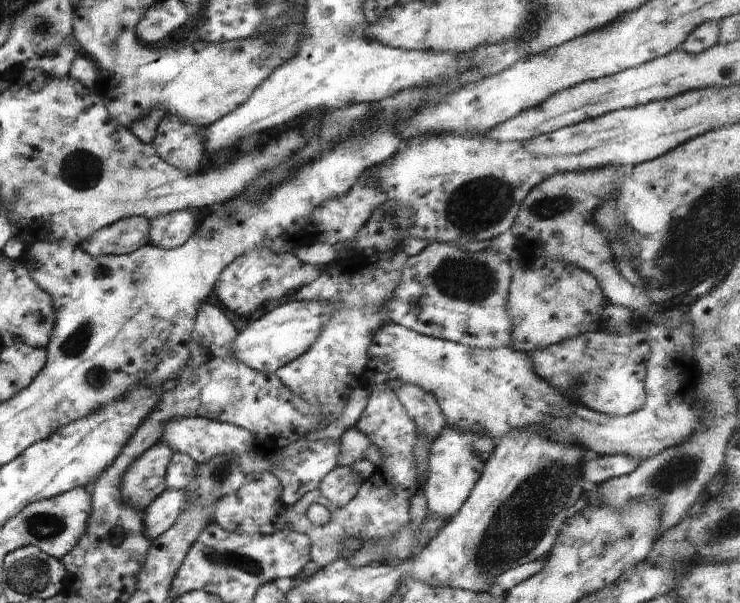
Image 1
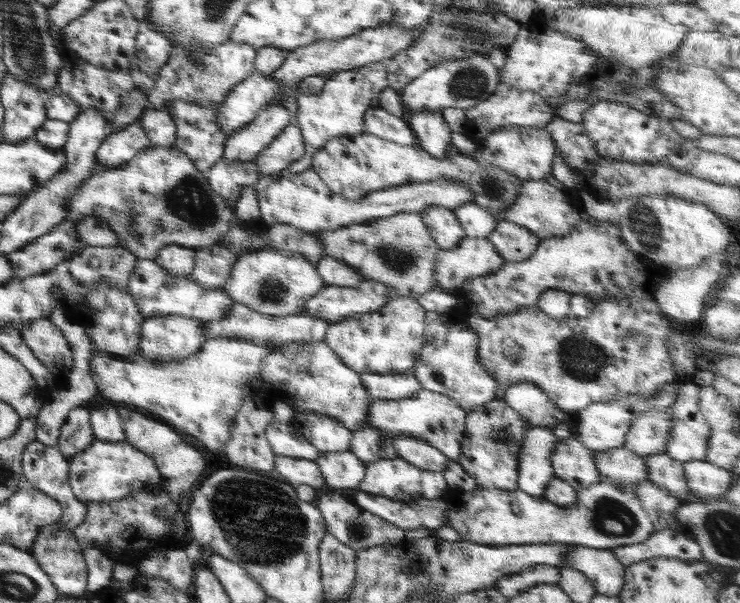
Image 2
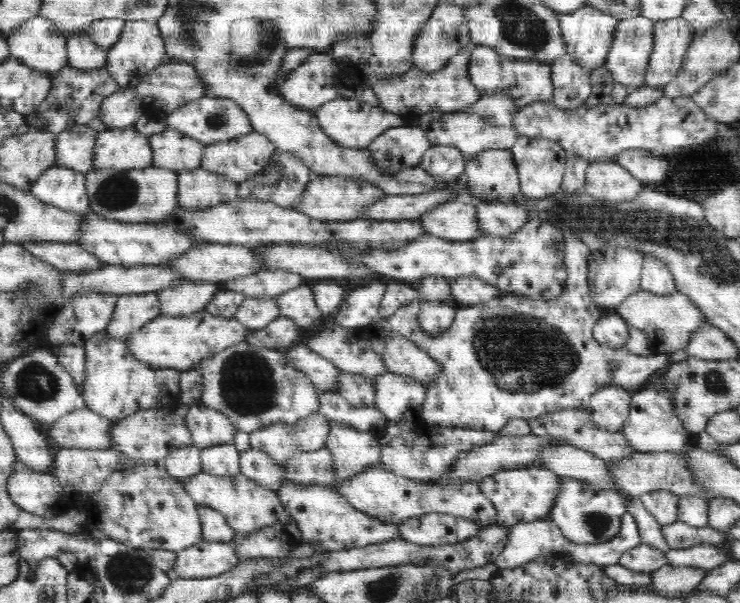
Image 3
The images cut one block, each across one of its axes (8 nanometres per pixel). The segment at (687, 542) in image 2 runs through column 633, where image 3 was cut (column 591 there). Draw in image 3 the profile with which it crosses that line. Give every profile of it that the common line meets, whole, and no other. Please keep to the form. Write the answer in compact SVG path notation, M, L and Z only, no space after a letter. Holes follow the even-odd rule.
M628 512L624 514L619 532L614 538L602 543L595 542L594 544L572 542L562 534L562 531L552 519L542 518L530 522L521 522L511 527L508 542L506 542L502 552L496 558L495 564L498 569L516 568L528 564L534 558L554 555L556 557L567 557L569 560L581 562L582 564L596 564L603 567L604 565L618 563L622 554L642 543L636 519Z

